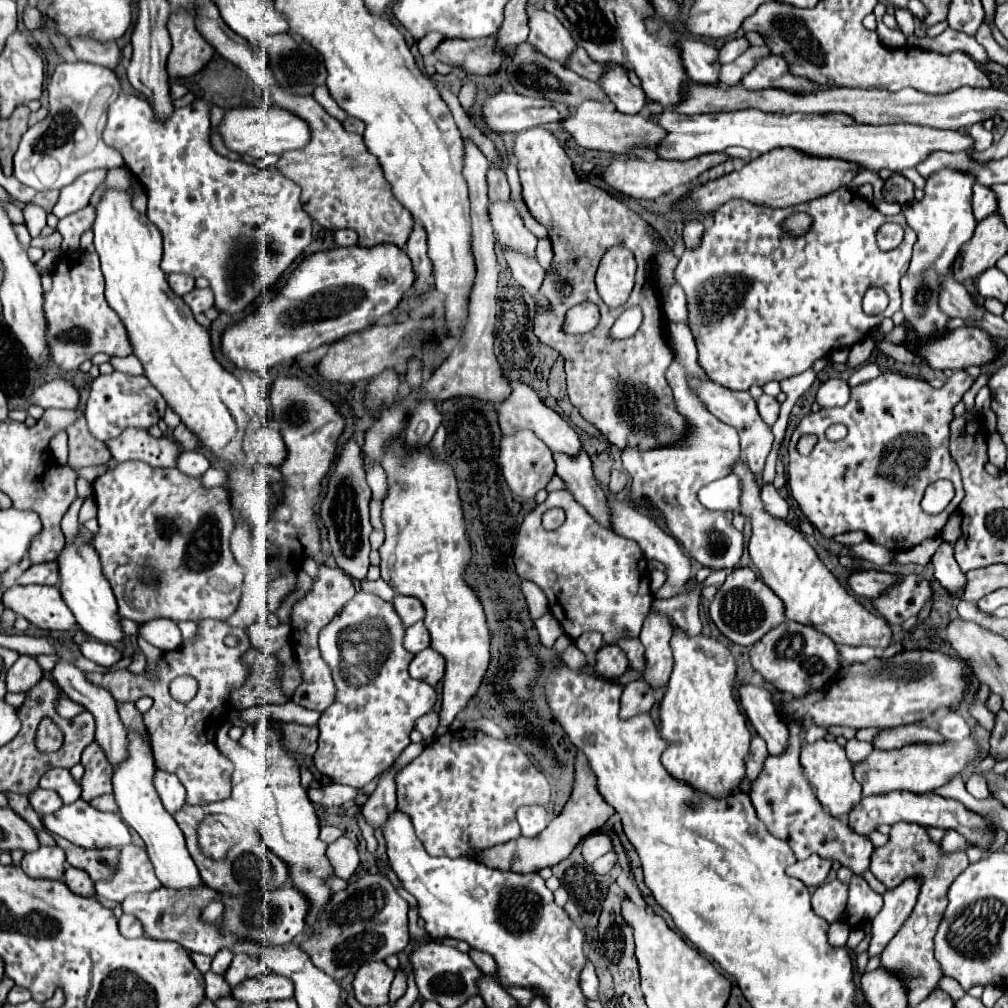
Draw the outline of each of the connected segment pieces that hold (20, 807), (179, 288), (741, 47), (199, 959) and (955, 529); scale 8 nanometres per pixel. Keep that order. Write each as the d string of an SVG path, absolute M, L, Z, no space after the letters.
M7 794L7 798L9 798L9 806L11 806L25 822L29 822L35 830L45 830L45 826L43 826L43 822L41 822L41 816L37 816L37 812L33 812L33 808L31 808L27 796Z
M169 274L167 282L177 296L183 296L195 288L195 280L191 276L185 276L185 274Z
M745 38L729 40L729 42L719 50L719 64L729 64L729 62L733 62L733 60L735 60L737 56L741 56L747 48L749 48L749 44L747 44Z
M189 952L189 956L191 956L193 964L197 966L197 970L199 970L201 974L205 974L205 972L209 970L209 966L211 966L211 956L205 956L205 954L197 954L197 952Z
M955 512L955 514L949 518L949 522L947 522L945 528L943 528L941 538L944 541L955 542L955 540L959 538L959 534L961 534L961 514Z

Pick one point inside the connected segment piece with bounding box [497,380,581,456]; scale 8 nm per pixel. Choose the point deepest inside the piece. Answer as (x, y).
(523, 409)

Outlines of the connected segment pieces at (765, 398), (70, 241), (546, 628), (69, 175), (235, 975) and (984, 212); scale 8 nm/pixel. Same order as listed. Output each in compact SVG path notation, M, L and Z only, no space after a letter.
M763 394L763 396L757 400L757 408L759 408L761 418L763 418L769 426L773 426L773 424L777 422L779 410L781 410L781 404L777 402L777 398L773 398L773 396L769 396L769 394Z
M92 205L85 206L83 210L67 216L65 220L59 220L57 231L62 236L61 249L63 252L74 252L80 249L80 238L85 230L91 228L95 220L95 210Z
M547 612L547 614L541 616L541 618L537 618L537 620L535 620L535 628L537 628L537 632L539 632L539 638L541 638L543 646L547 646L547 648L552 648L553 642L563 634L561 624L555 620L555 616L553 616L551 612Z
M89 62L59 64L49 80L49 116L31 126L15 154L13 176L39 192L61 190L71 184L79 174L95 168L121 168L123 158L117 150L101 140L107 110L121 94L119 80L113 70Z
M235 956L229 970L223 974L223 978L229 982L231 988L235 988L237 984L241 984L243 980L247 978L255 978L255 976L261 976L261 974L267 974L269 968L255 956Z
M983 184L973 186L973 214L977 220L987 218L989 214L997 212L997 198L993 196L993 190Z

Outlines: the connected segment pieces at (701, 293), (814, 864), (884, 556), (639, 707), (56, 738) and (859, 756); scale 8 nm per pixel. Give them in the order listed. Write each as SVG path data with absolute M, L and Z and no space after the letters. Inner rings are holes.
M839 188L827 196L799 204L797 212L809 214L813 220L801 236L789 234L783 226L793 212L795 206L769 208L745 200L729 200L713 214L713 224L703 232L699 244L685 248L675 268L675 282L687 296L687 324L695 336L699 364L709 380L729 390L749 390L751 386L765 386L771 380L801 374L815 360L835 352L841 342L843 346L853 346L871 336L883 318L893 316L901 308L899 280L909 268L911 250L917 240L903 214L883 216L869 200L853 194L849 188ZM885 222L901 224L905 230L903 242L891 252L883 252L875 244L875 232ZM869 286L885 288L889 294L887 312L877 316L863 312L861 300Z
M811 854L807 860L801 860L801 862L795 862L793 866L789 866L787 874L795 876L809 888L817 888L827 880L829 870L831 870L829 860L823 860L817 854Z
M865 540L865 542L855 544L855 546L847 546L847 548L853 552L855 558L869 560L869 562L873 562L873 564L877 564L877 566L889 564L889 562L891 562L891 556L893 556L891 550L887 550L885 546L879 546L879 544L875 544L875 542L871 542L871 540Z
M635 680L629 682L623 688L621 696L621 718L631 718L641 712L649 712L651 706L655 704L655 690L645 682L645 680Z
M43 720L39 724L39 730L37 730L37 748L43 750L43 752L53 752L57 750L59 746L63 744L63 734L61 730L51 722L51 720Z
M849 740L845 744L845 752L849 756L849 760L853 764L859 764L861 760L865 760L869 756L869 752L873 752L873 746L869 742L859 742L859 740Z

